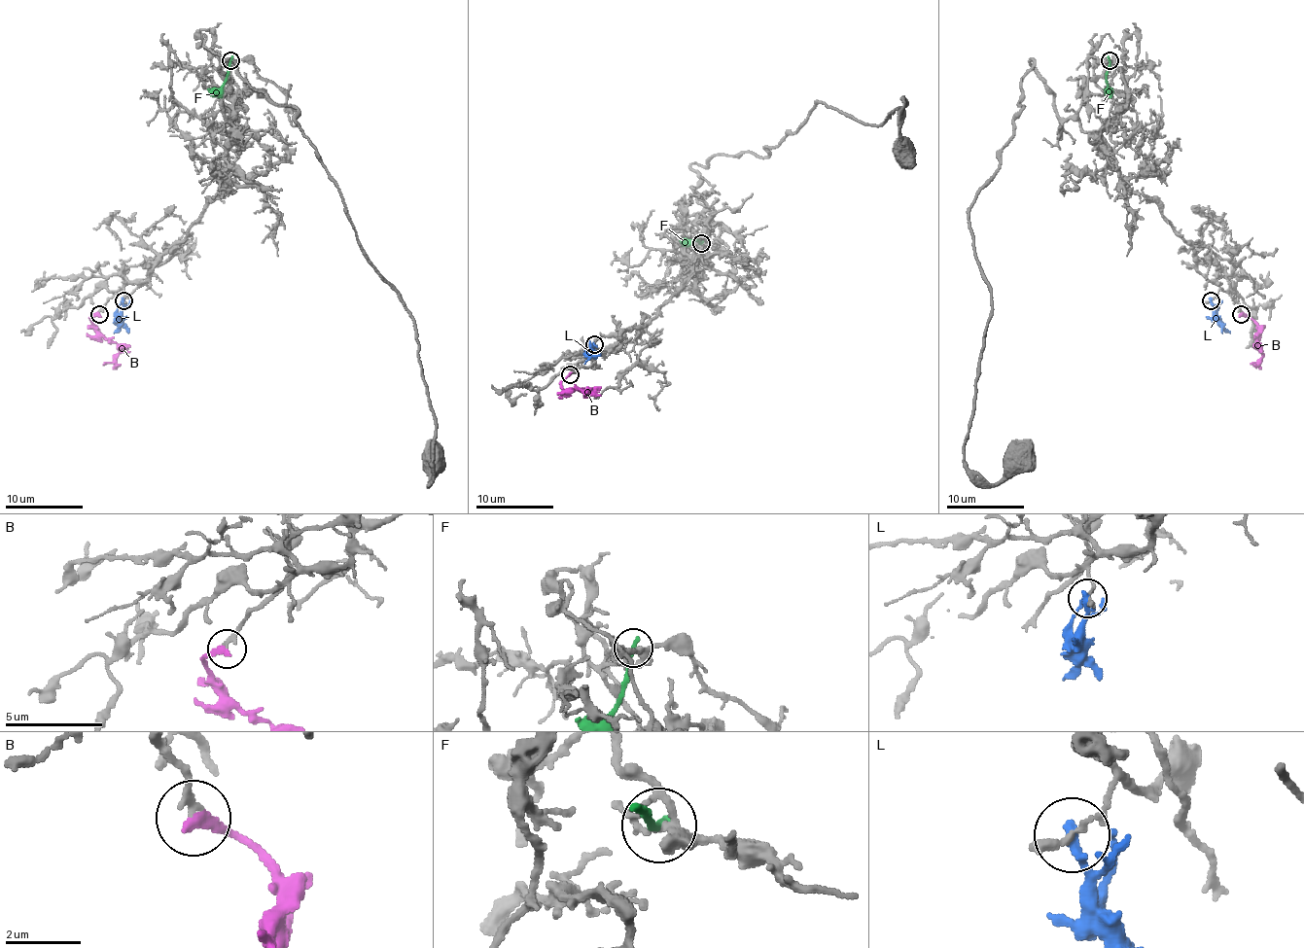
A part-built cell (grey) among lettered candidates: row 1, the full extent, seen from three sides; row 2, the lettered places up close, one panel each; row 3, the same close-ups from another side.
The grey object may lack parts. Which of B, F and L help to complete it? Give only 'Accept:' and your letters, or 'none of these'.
Accept: B

